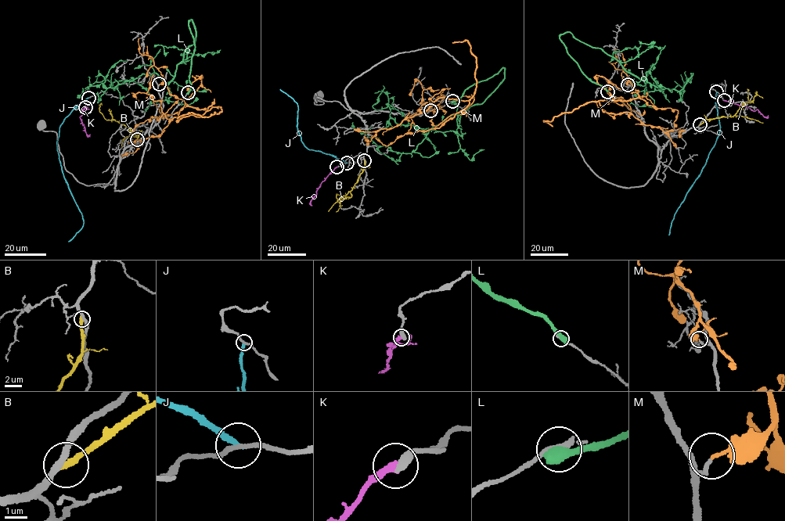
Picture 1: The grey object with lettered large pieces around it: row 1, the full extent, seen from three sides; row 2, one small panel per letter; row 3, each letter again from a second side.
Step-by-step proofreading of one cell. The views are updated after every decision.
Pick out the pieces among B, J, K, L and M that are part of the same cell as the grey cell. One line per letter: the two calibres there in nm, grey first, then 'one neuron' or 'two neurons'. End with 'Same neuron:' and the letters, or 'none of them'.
B: calibres 280 and 280 nm; two neurons
J: calibres 180 and 240 nm; two neurons
K: calibres 400 and 360 nm; two neurons
L: calibres 260 and 600 nm; two neurons
M: calibres 140 and 120 nm; two neurons
Same neuron: none of them

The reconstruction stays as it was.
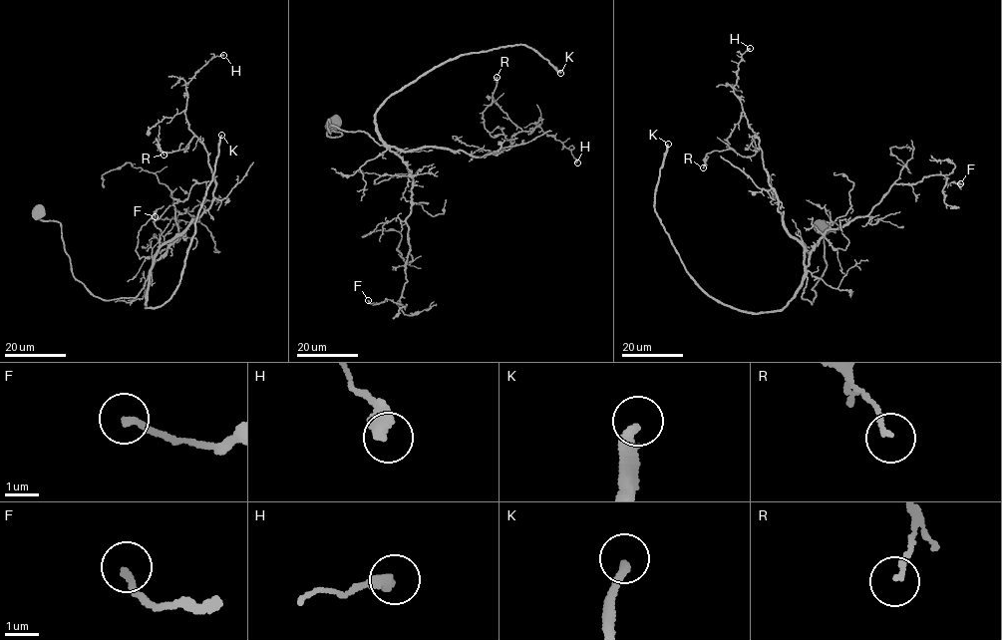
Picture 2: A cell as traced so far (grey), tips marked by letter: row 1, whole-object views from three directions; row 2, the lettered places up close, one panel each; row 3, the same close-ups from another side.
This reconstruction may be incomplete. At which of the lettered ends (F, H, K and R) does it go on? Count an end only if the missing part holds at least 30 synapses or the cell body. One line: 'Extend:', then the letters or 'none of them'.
Extend: K

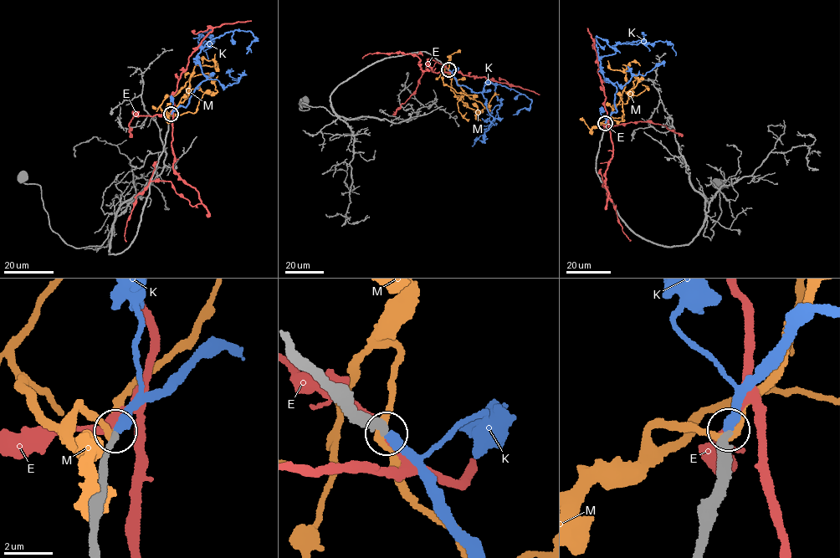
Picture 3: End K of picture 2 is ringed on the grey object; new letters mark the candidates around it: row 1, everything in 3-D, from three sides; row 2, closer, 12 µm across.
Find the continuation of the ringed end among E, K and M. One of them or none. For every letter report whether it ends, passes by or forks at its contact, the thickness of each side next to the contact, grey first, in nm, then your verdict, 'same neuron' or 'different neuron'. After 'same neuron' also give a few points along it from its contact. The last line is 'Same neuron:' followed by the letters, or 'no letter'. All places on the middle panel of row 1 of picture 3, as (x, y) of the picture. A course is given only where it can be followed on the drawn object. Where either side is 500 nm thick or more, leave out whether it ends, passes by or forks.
E: it passes by | 280/280 nm | different neuron
K: it ends | 280/400 nm | same neuron | via (448, 69), (456, 84), (475, 92), (489, 82), (495, 84), (500, 100), (494, 121), (472, 145)
M: it passes by | 300/240 nm | different neuron
Same neuron: K

